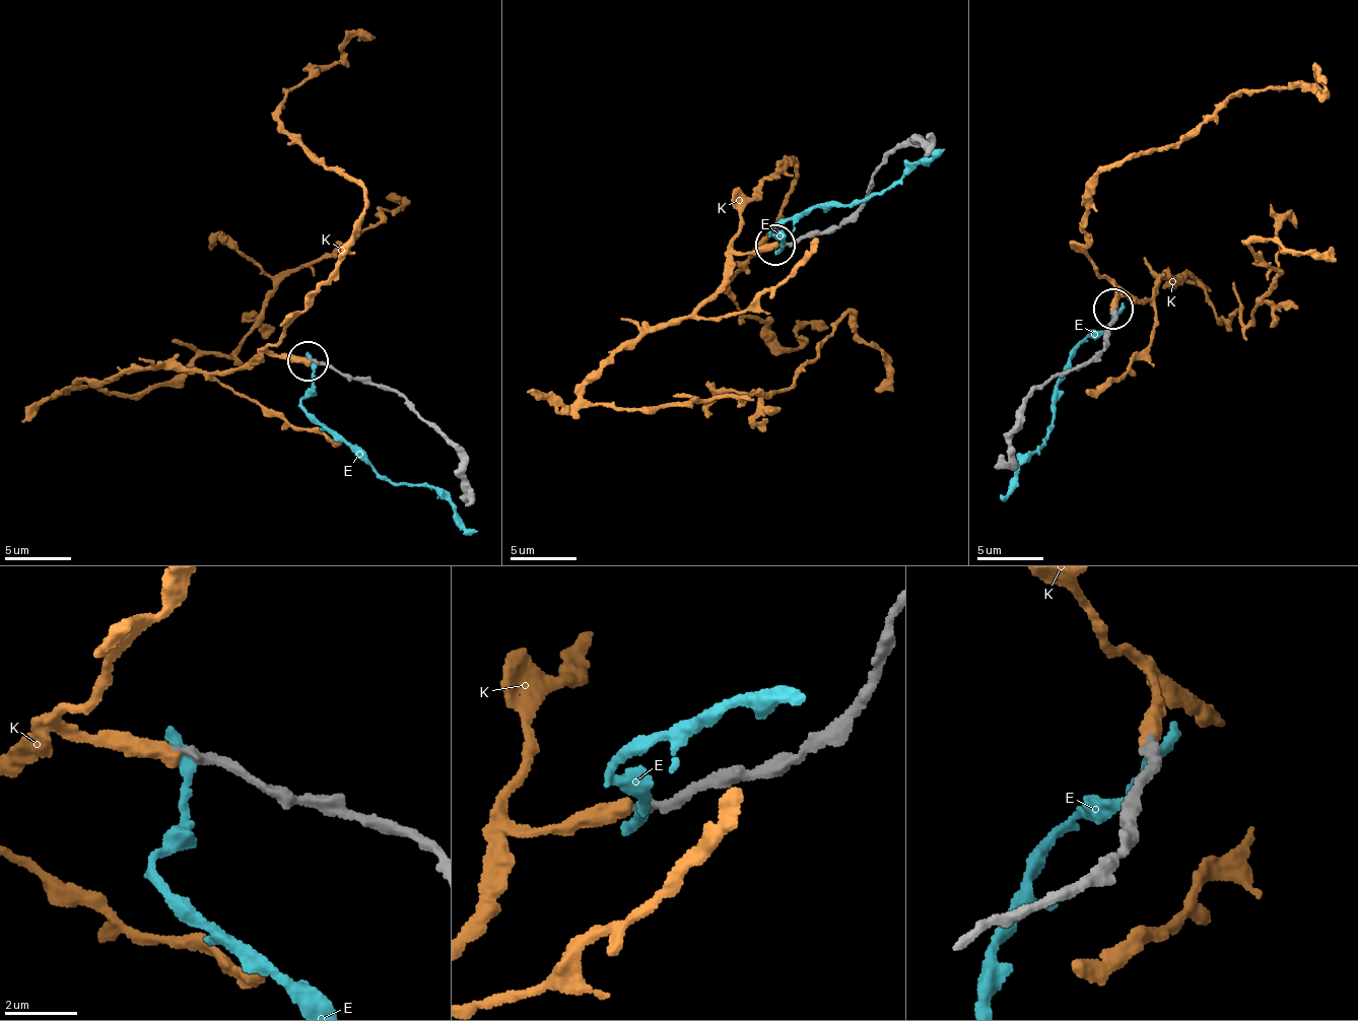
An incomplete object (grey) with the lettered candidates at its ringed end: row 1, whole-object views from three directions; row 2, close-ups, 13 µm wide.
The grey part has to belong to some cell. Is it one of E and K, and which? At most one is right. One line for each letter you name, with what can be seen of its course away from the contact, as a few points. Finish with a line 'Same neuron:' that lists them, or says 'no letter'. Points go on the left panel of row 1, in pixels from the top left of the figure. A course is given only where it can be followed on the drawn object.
K: Its course: (309, 362), (80, 385), (148, 393), (204, 354), (233, 355), (291, 272), (403, 200), (389, 199)
Same neuron: K

